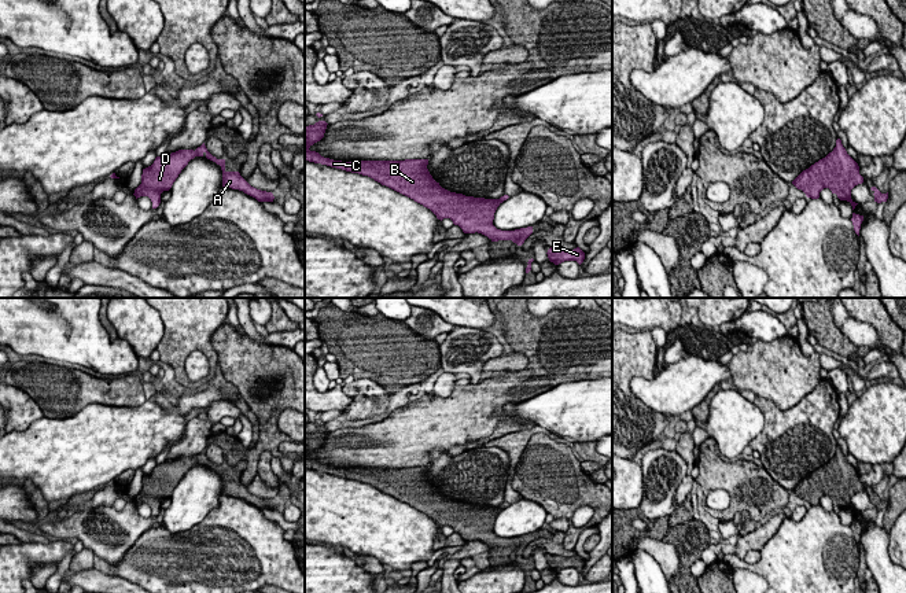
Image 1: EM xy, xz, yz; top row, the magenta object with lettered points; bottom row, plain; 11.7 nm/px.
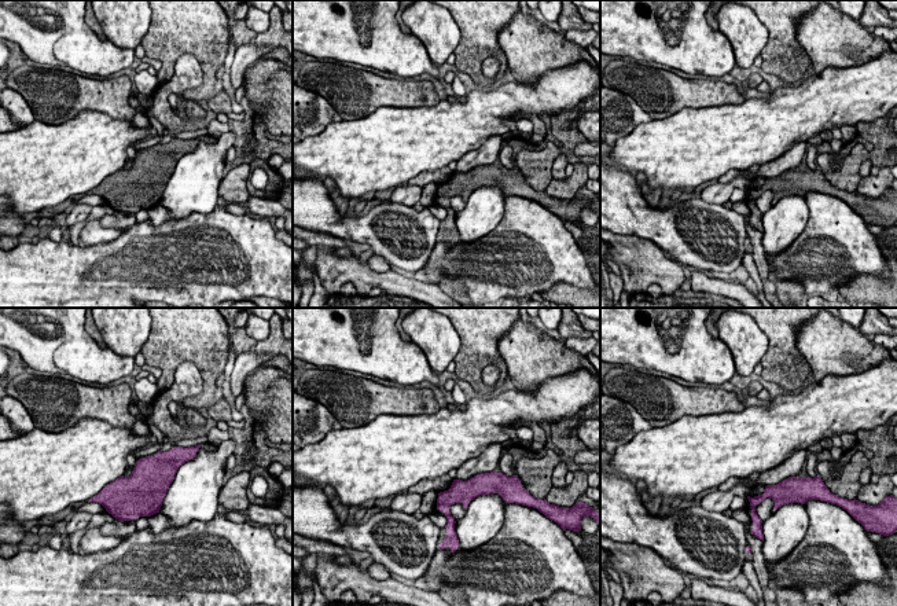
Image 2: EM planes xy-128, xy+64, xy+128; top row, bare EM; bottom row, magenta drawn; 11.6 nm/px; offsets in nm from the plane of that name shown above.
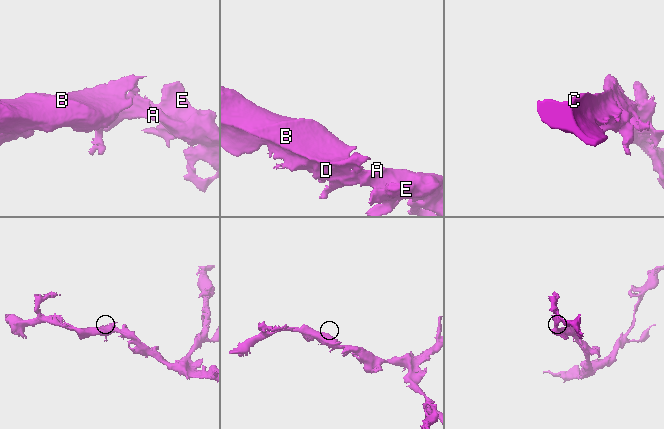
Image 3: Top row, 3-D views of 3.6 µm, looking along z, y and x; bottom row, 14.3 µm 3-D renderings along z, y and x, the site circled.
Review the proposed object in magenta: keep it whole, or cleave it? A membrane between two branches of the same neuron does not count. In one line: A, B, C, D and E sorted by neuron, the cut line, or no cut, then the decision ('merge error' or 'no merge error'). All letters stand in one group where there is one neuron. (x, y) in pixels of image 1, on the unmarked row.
A B C D E; no cut; no merge error

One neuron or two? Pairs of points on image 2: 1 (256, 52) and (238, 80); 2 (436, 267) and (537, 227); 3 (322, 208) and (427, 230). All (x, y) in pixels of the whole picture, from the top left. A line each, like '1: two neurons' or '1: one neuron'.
1: one neuron
2: one neuron
3: one neuron

